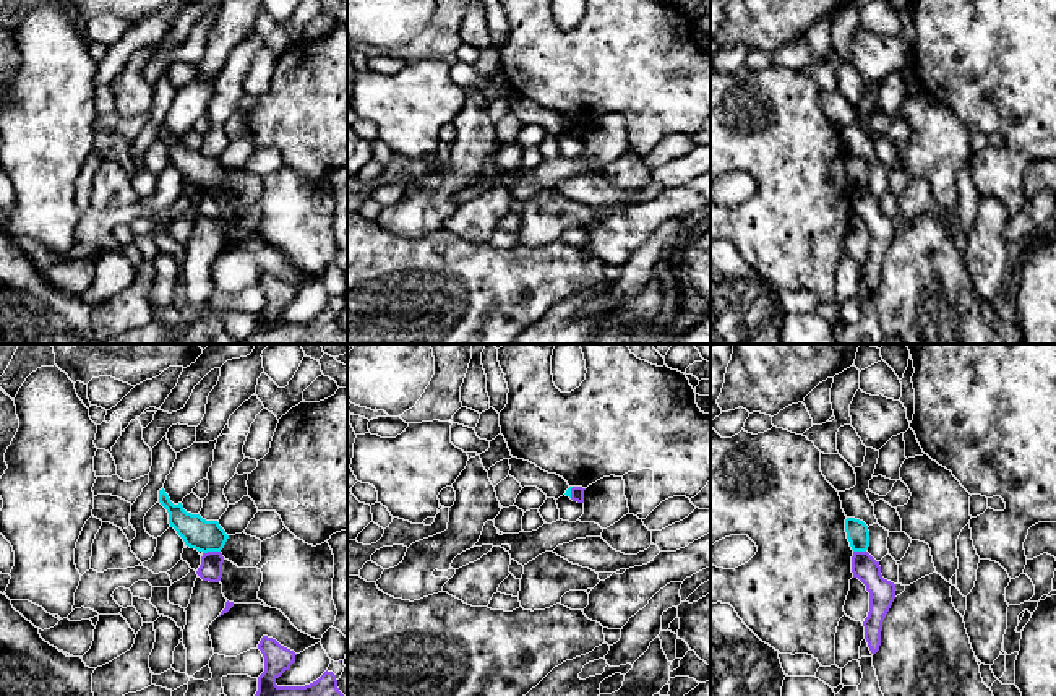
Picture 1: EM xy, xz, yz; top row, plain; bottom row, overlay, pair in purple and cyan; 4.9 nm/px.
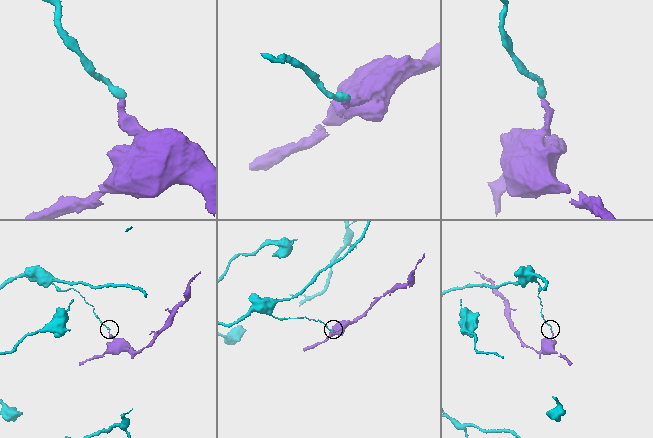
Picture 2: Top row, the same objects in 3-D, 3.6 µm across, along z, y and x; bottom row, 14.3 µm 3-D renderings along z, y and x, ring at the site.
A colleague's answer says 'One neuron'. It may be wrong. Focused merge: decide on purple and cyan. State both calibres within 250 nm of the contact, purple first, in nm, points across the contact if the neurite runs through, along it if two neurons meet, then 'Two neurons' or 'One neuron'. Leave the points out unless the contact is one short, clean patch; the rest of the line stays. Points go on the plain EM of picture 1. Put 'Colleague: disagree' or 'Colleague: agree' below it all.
Thickness 110 nm (purple) against 160 nm. Boundary: xy (219, 187), (203, 190). Two neurons
Colleague: disagree

